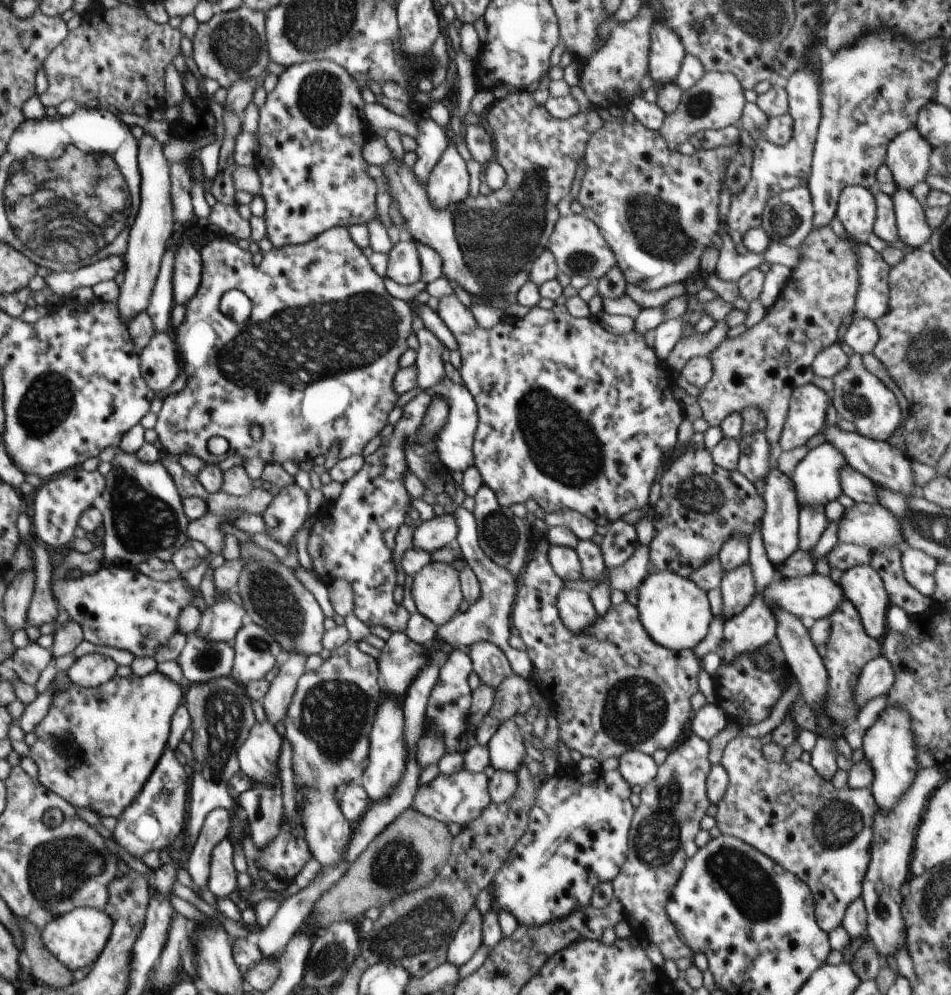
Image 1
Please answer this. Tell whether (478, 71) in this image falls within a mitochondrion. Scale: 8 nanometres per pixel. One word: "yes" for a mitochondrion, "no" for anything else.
no

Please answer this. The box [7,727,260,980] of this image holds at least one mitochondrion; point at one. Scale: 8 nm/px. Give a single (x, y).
(58, 870)

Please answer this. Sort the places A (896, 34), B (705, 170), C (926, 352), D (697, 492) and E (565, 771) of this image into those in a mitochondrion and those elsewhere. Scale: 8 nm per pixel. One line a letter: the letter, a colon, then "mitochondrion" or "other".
A: other
B: other
C: mitochondrion
D: mitochondrion
E: other

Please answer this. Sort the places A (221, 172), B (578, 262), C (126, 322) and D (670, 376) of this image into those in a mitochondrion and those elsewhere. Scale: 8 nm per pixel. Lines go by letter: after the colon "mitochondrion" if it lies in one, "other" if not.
A: other
B: mitochondrion
C: other
D: other

